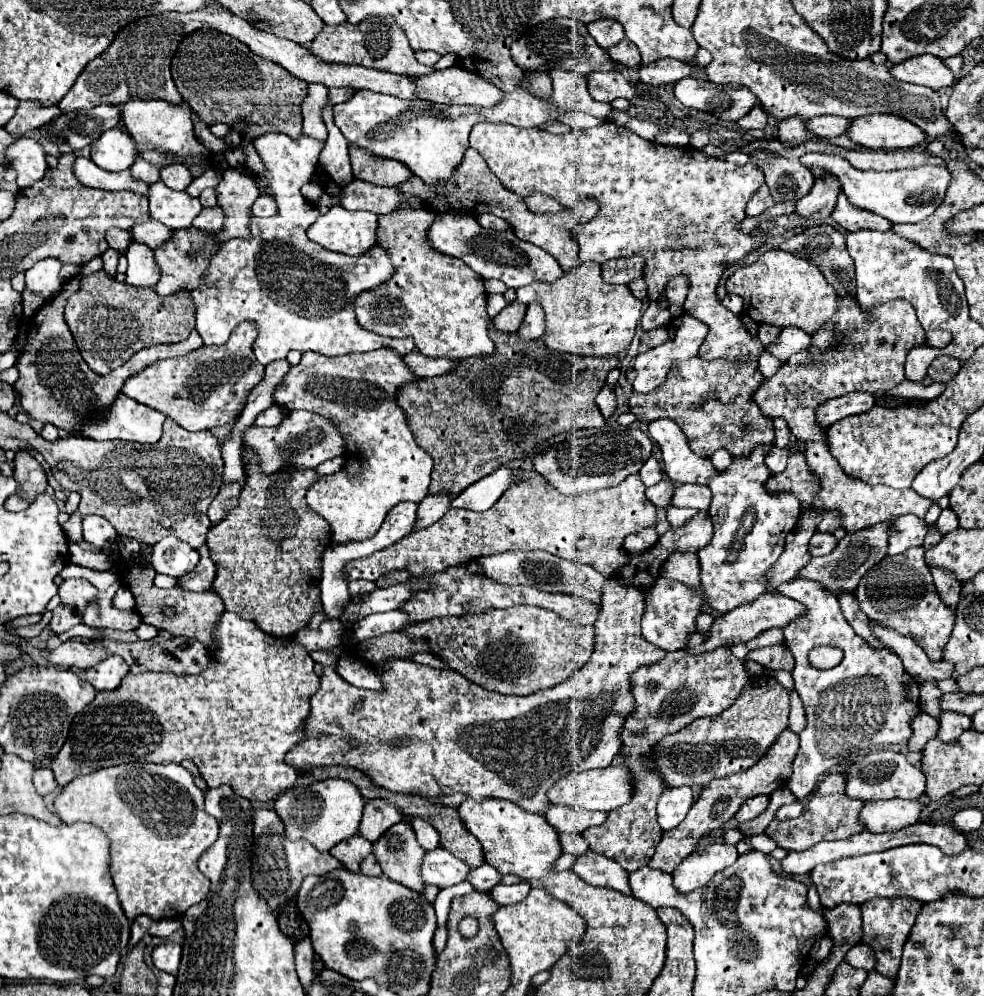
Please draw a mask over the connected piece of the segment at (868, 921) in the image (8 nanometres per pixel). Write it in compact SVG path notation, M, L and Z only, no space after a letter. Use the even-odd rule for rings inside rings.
M872 898L872 902L864 902L862 908L862 926L864 926L864 944L870 944L876 950L876 972L894 978L900 966L902 948L910 936L916 910L920 910L922 902L912 902L912 898Z

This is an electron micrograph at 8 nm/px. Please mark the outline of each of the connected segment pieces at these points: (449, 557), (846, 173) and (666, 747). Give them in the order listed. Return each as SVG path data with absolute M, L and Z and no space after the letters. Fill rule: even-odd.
M520 470L520 474L524 474L524 480L520 484L512 484L490 510L472 512L464 508L450 508L432 526L414 530L400 542L394 542L368 558L348 562L342 570L346 582L360 578L374 582L382 574L402 568L410 574L420 574L424 570L442 572L448 566L458 566L472 558L508 550L546 550L560 558L596 566L602 574L614 576L616 566L626 562L622 542L628 552L644 552L658 540L656 526L652 526L656 524L656 506L644 496L646 486L638 474L628 476L614 488L584 492L580 496L560 494L536 472Z
M818 152L807 153L800 158L800 161L807 167L817 166L834 174L840 180L844 194L854 206L884 216L892 224L910 224L928 218L944 200L950 182L950 172L946 166L920 166L920 168L894 170L894 172L856 170L842 156Z
M754 676L744 686L744 694L718 716L698 718L676 734L664 736L652 750L654 770L662 776L666 786L692 786L702 788L712 778L724 778L728 774L748 770L762 758L780 734L788 726L788 690L780 686L772 676Z

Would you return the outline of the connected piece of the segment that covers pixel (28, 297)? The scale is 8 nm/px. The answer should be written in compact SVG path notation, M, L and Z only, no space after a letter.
M30 288L22 290L22 306L24 306L24 318L30 318L46 300L42 296L38 296L36 292L32 292Z

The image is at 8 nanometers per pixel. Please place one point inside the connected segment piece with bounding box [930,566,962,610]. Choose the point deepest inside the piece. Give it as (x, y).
(948, 587)

